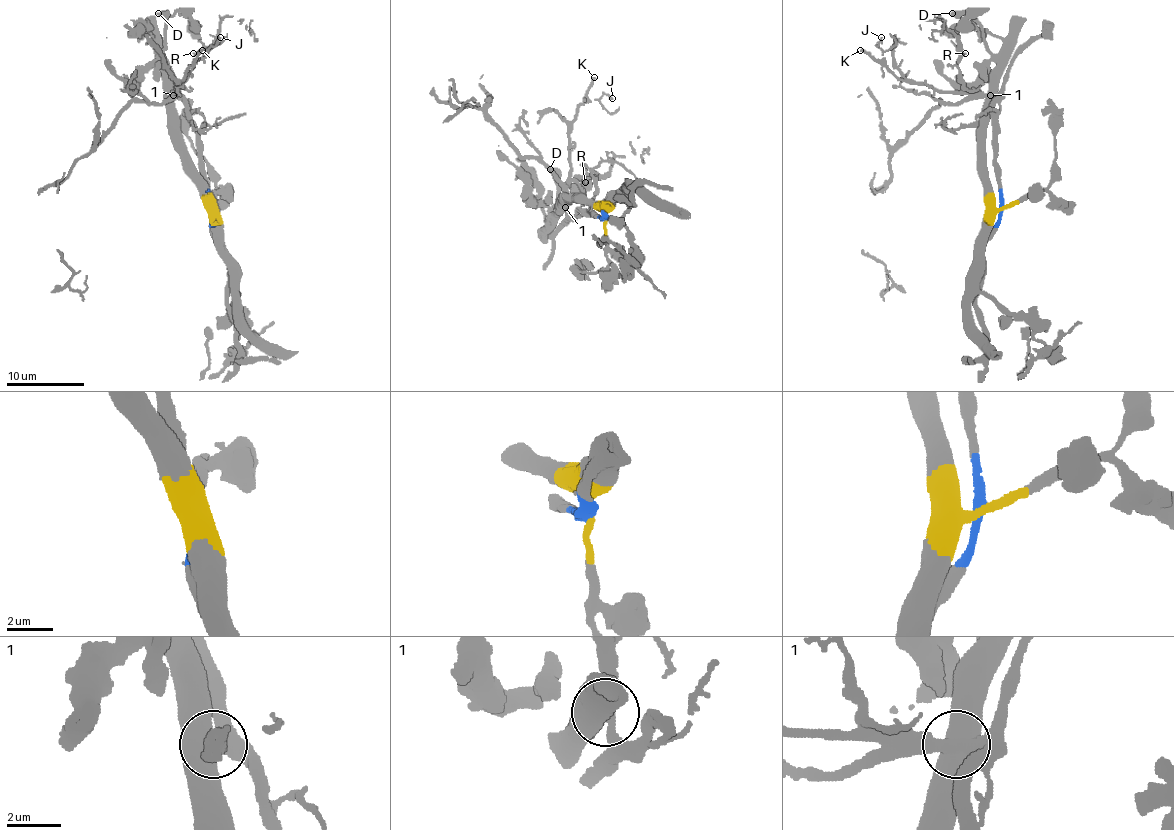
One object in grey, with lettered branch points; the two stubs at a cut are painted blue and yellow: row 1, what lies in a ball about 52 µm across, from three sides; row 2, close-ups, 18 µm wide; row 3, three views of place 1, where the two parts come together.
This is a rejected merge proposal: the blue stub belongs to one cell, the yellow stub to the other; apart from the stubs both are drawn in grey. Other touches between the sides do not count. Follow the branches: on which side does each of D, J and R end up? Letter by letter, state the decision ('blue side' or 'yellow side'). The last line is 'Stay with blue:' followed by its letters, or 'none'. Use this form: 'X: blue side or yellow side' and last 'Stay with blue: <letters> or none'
D: yellow side
J: blue side
R: blue side
Stay with blue: J, R

